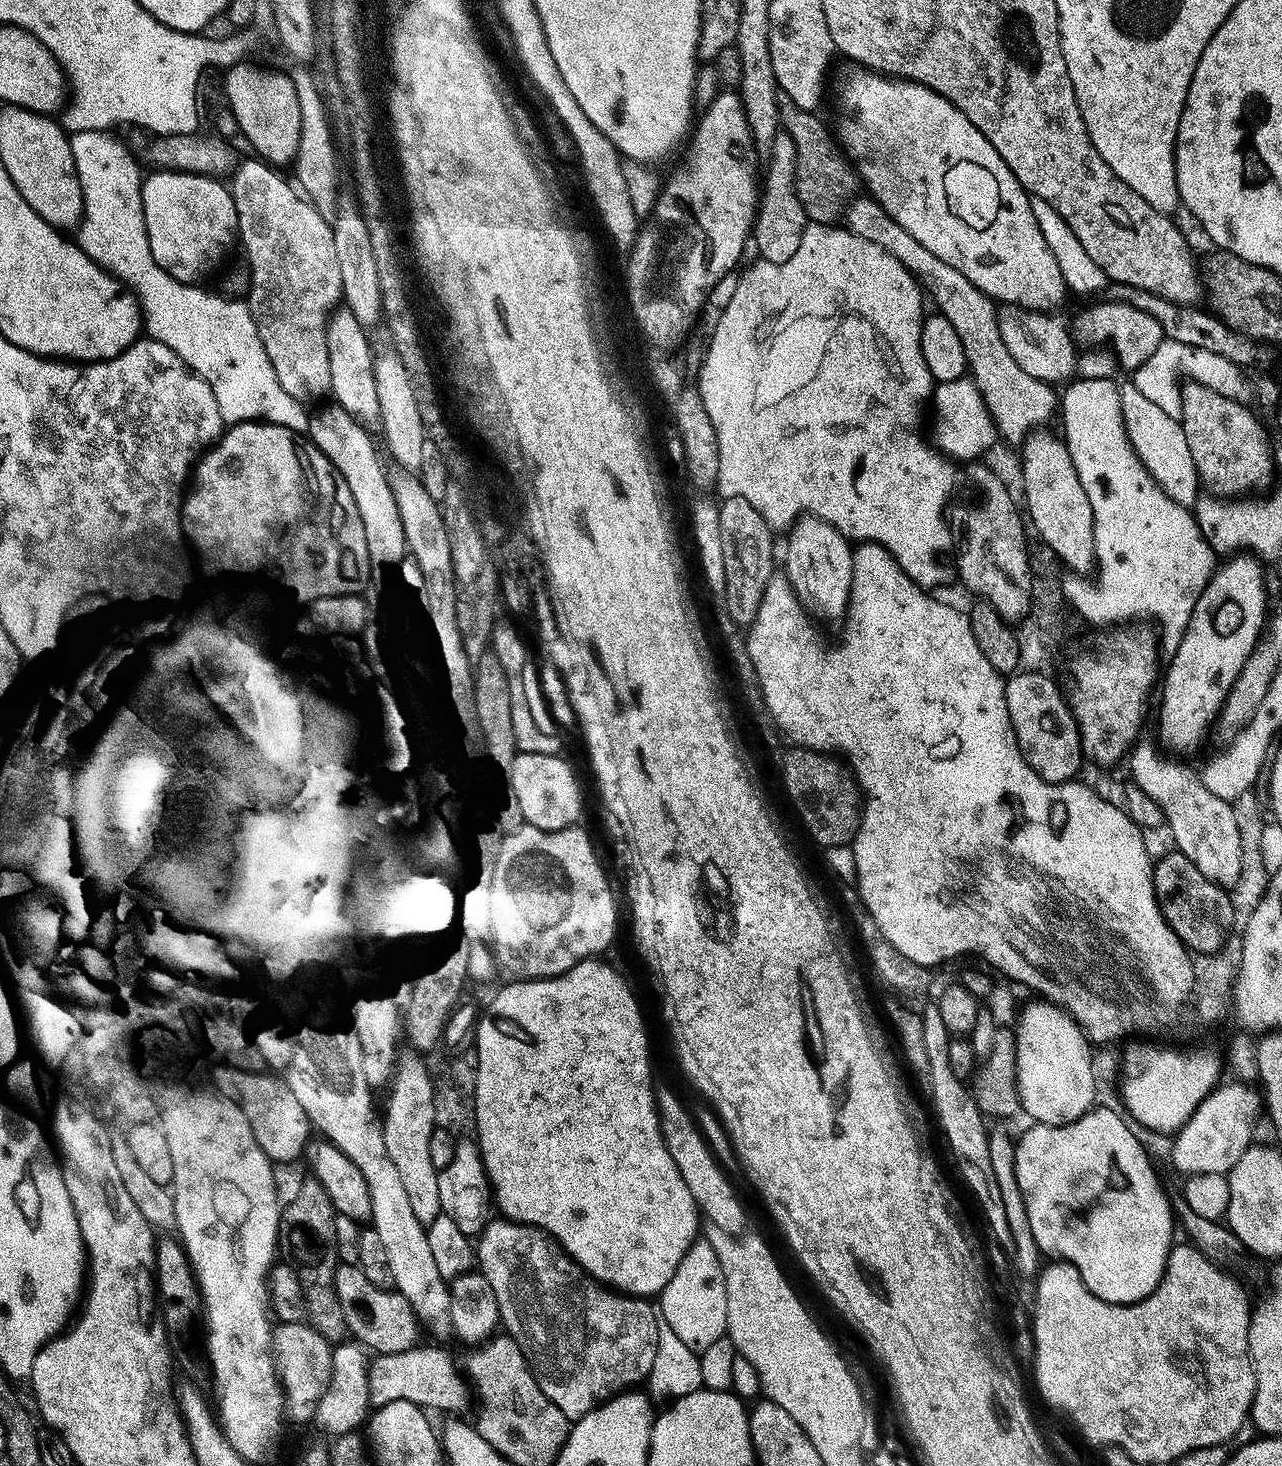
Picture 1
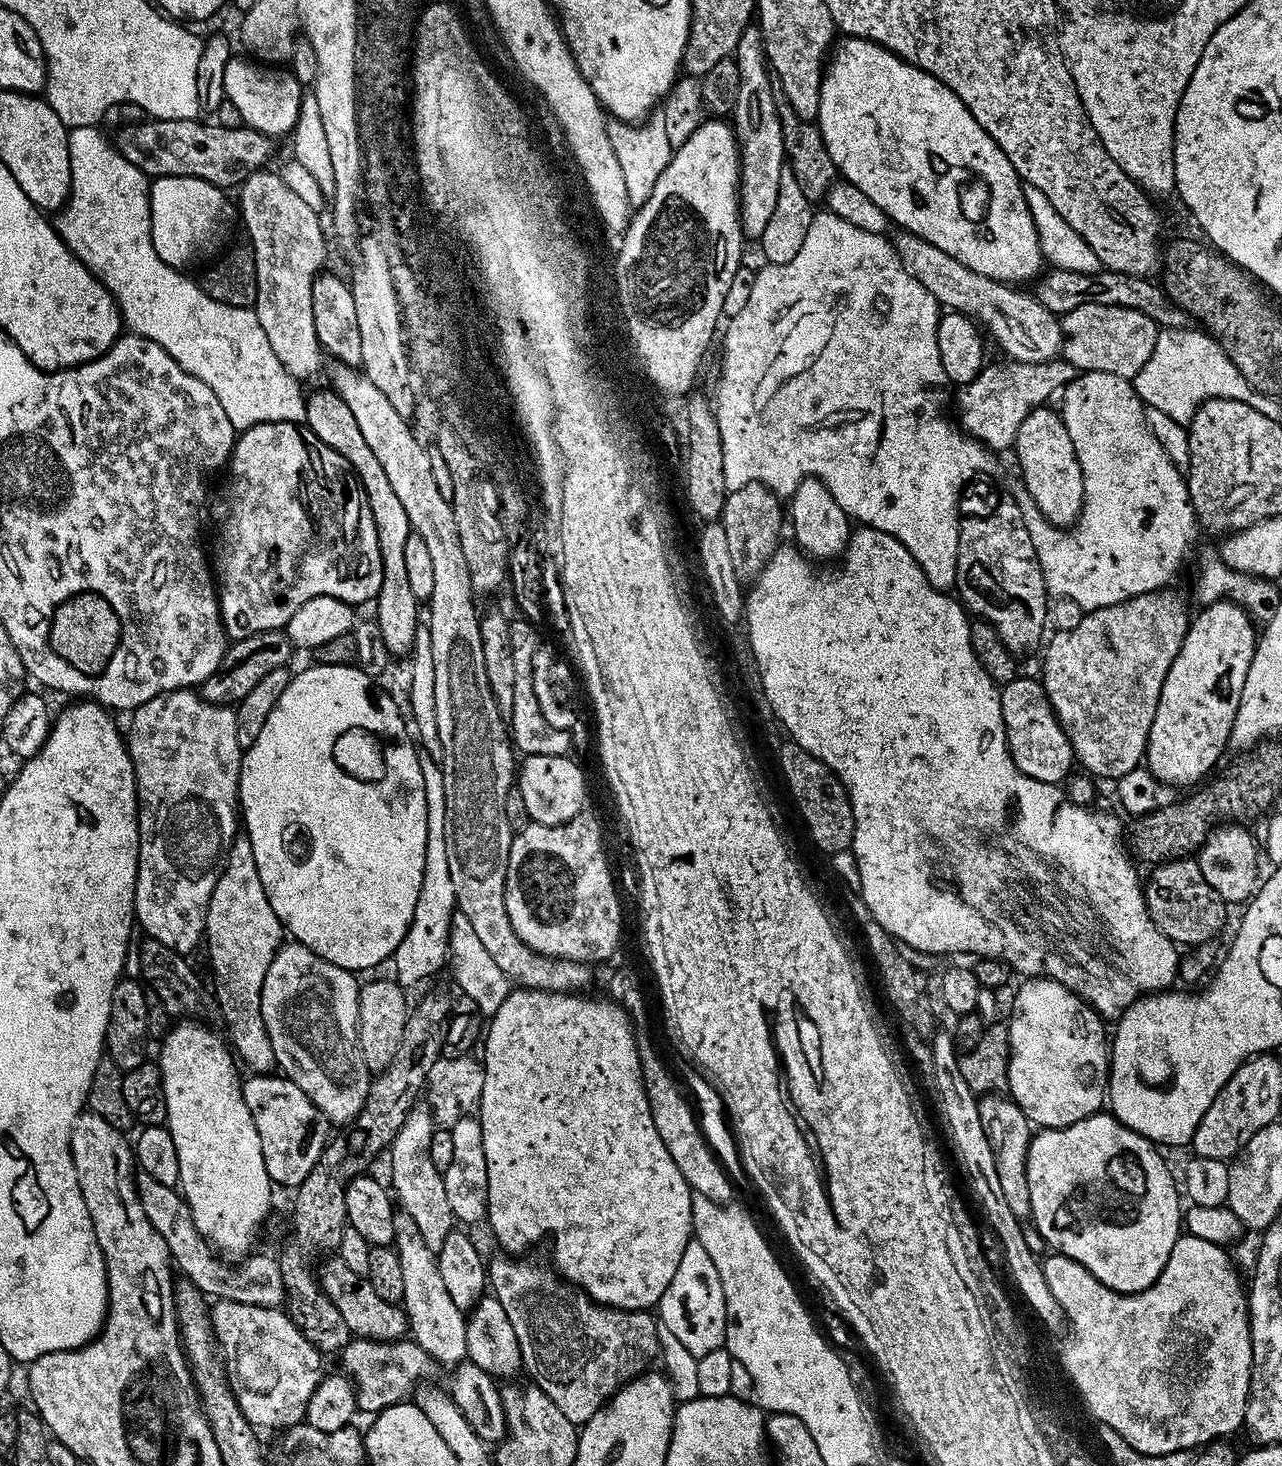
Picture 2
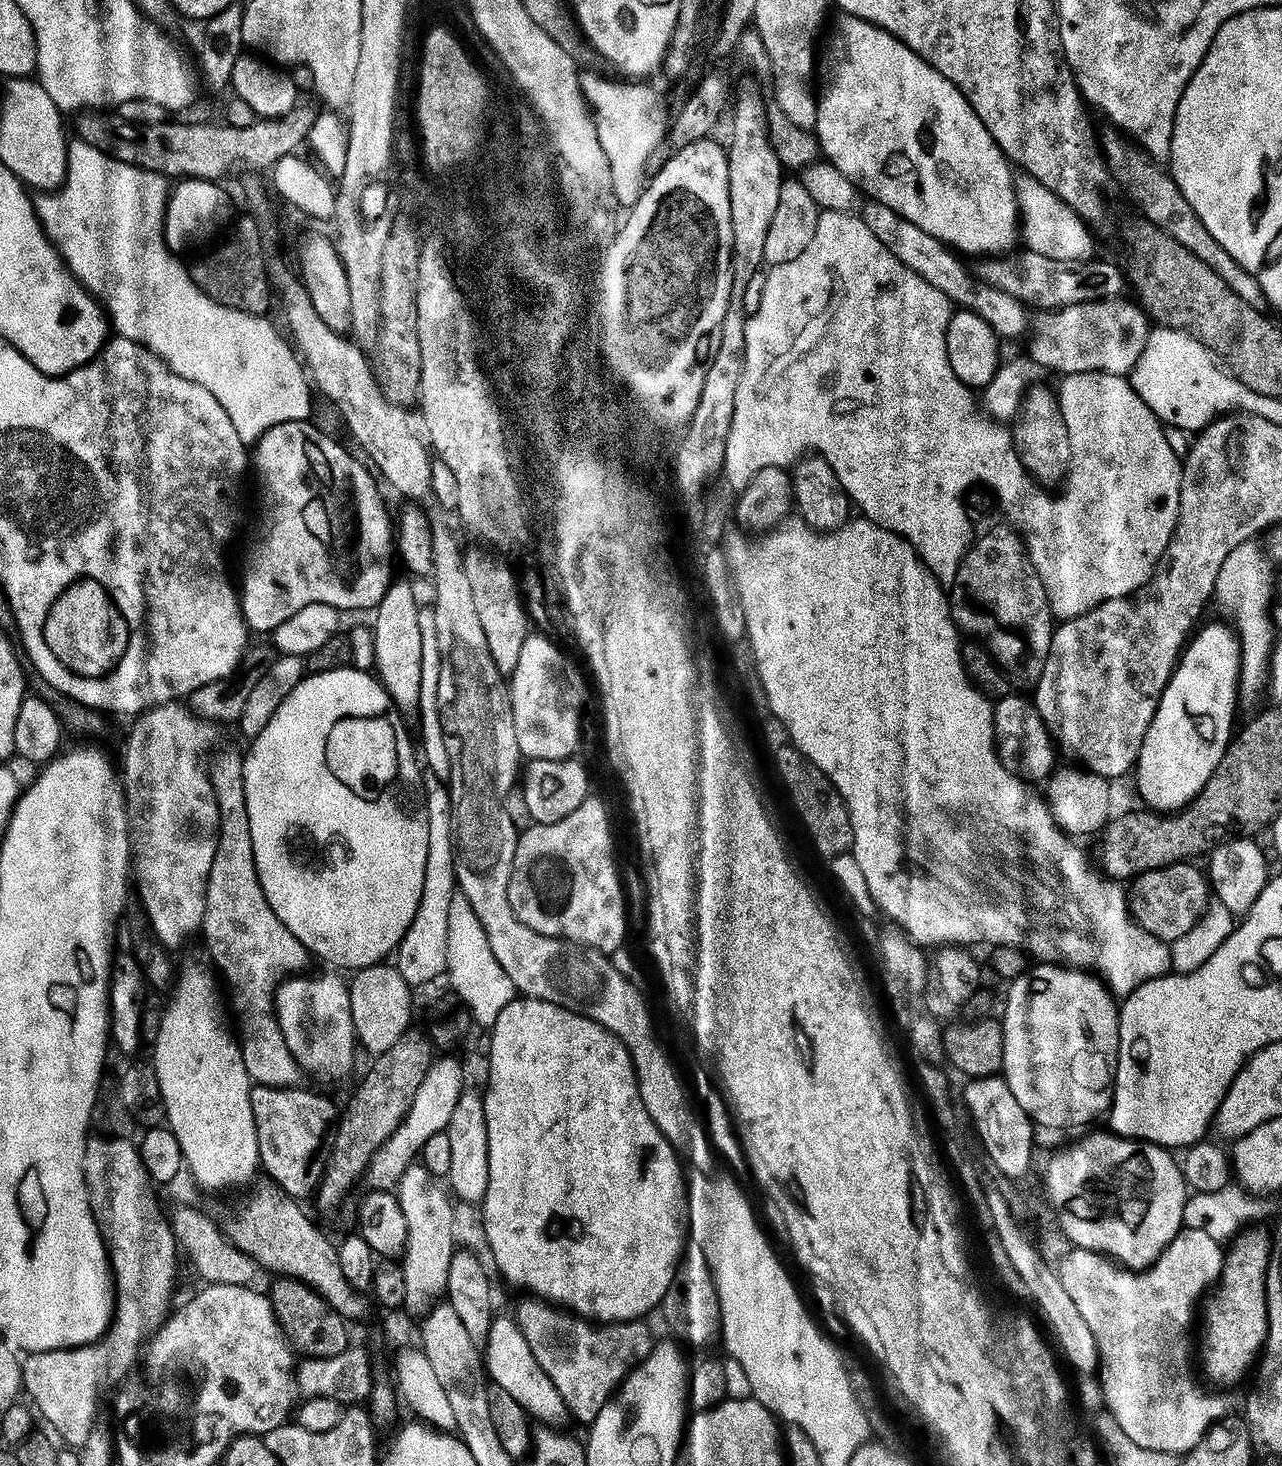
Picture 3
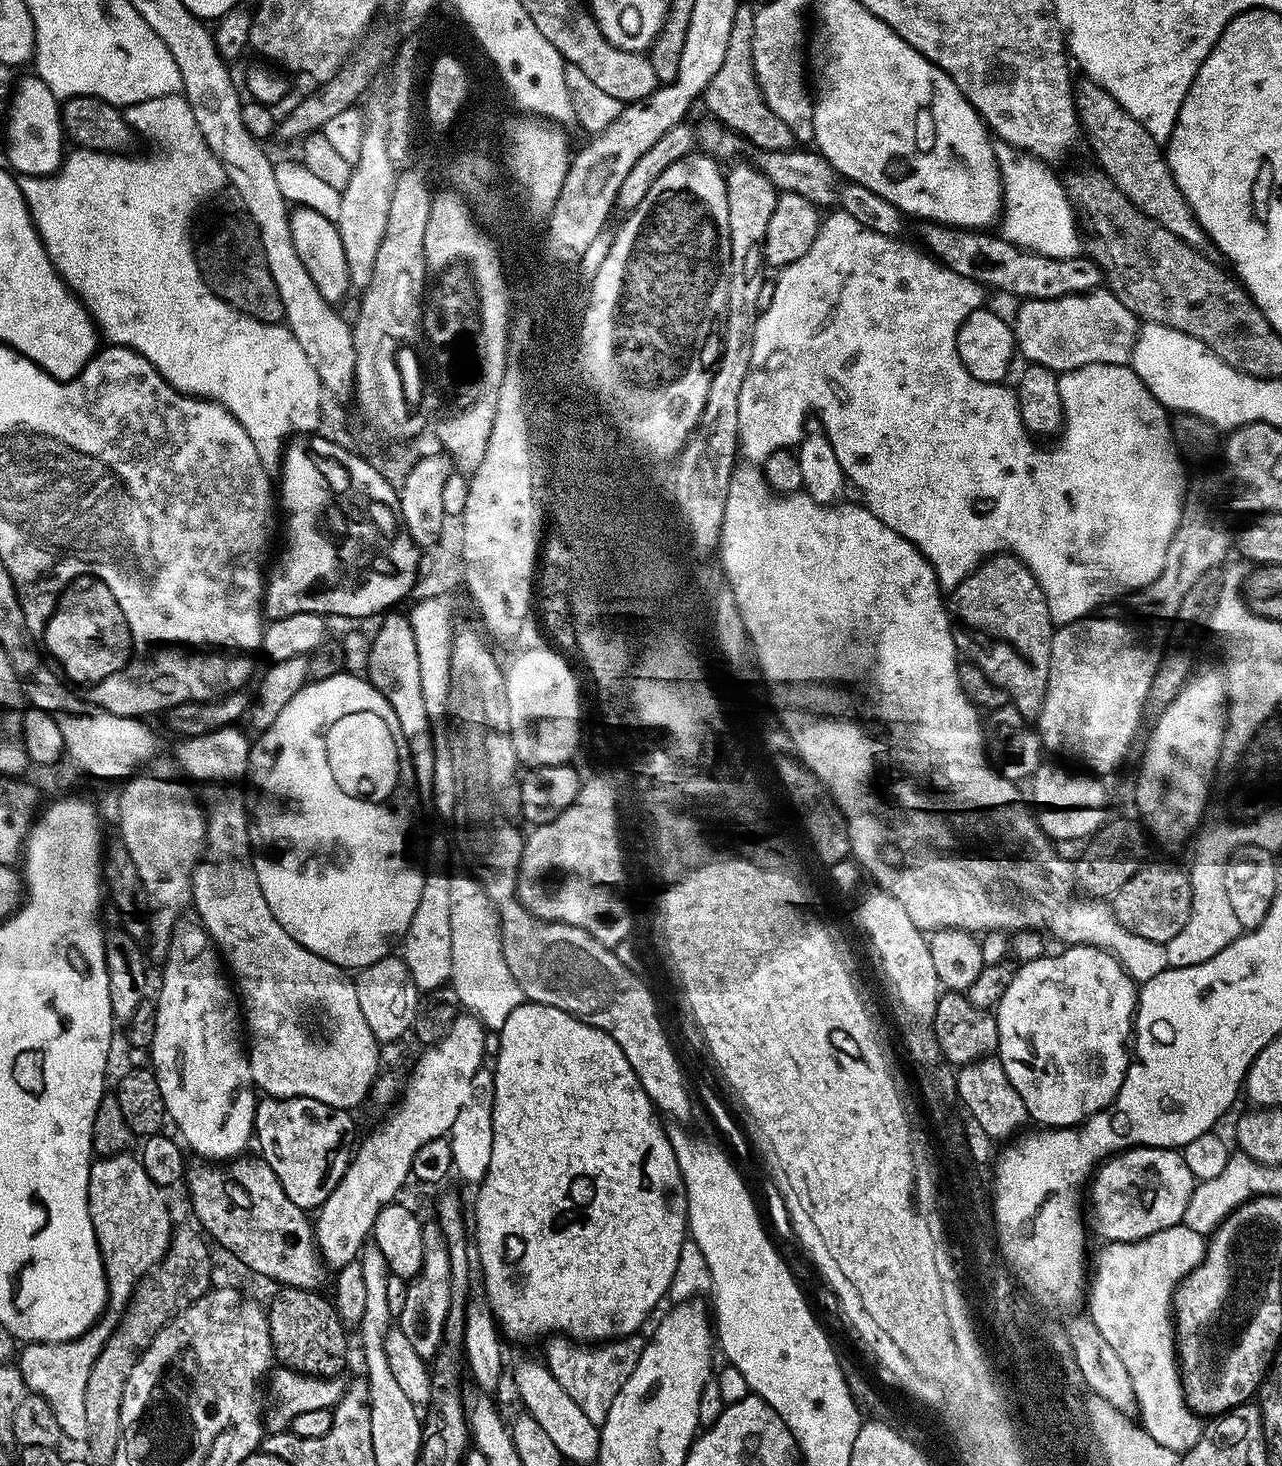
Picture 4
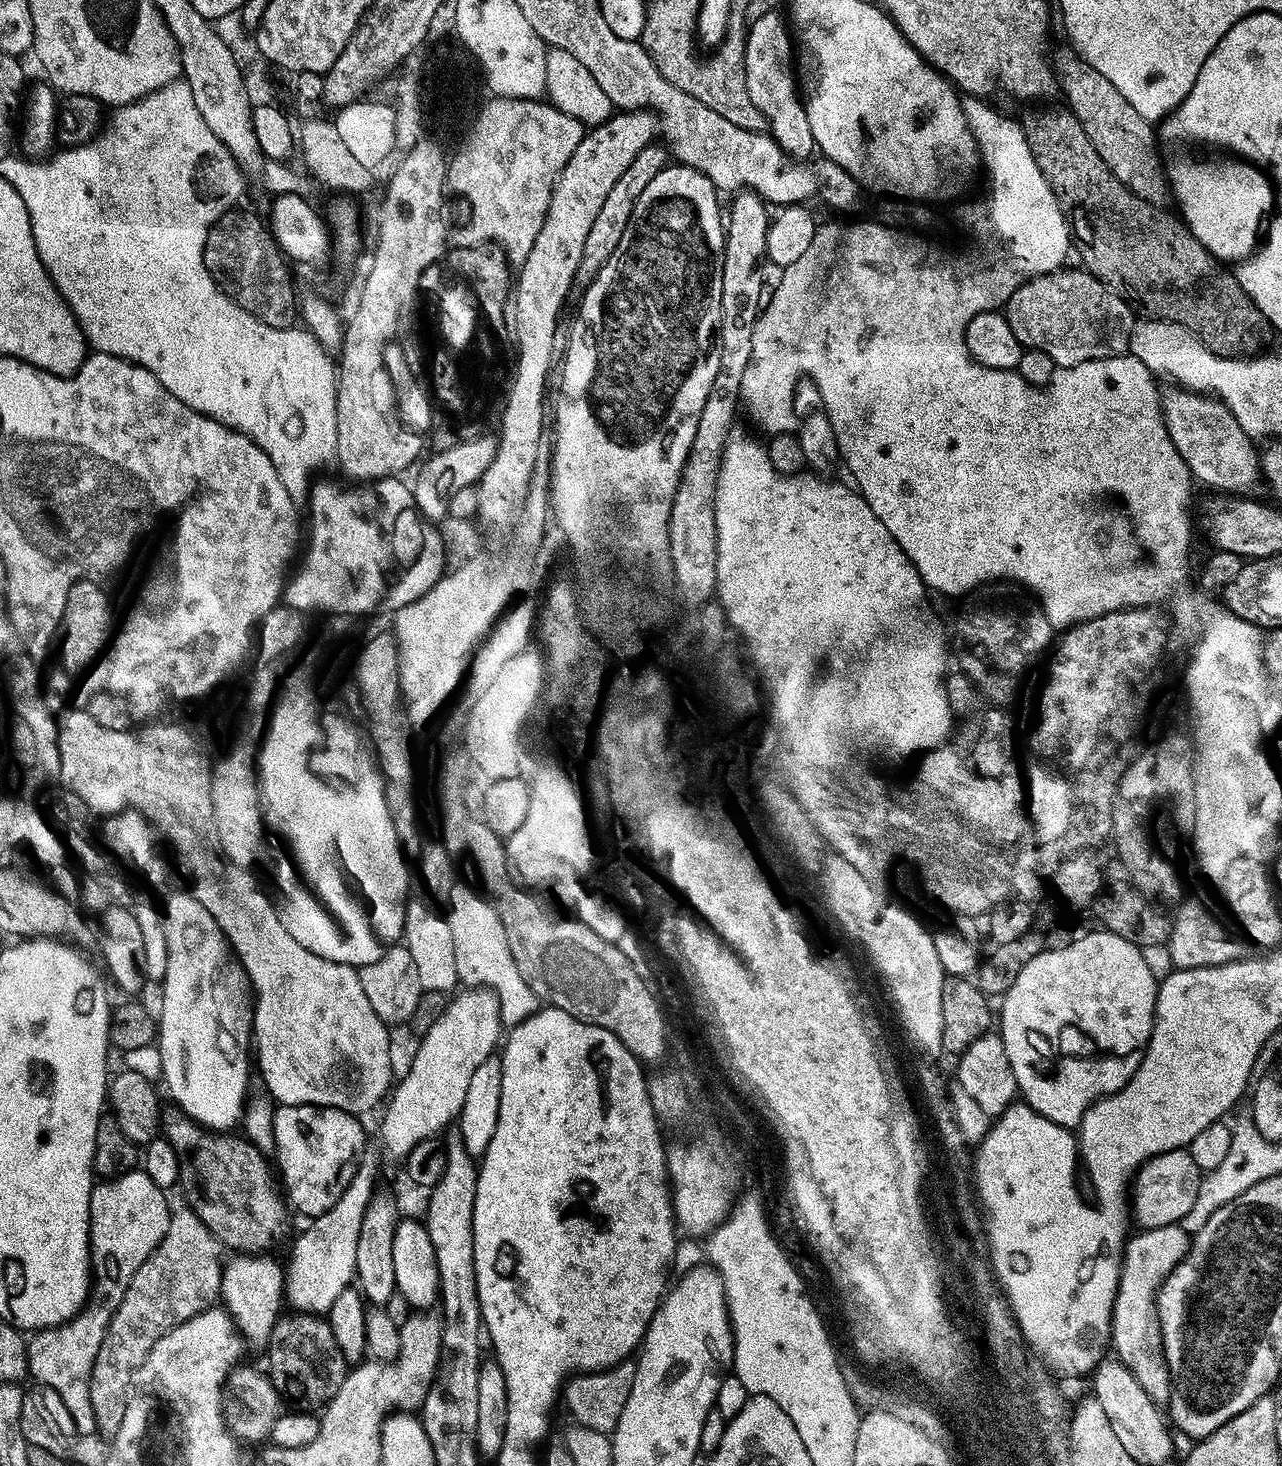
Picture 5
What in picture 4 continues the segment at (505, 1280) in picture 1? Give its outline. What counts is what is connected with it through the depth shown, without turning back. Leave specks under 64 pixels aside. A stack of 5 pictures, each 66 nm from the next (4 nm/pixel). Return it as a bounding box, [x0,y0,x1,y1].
[543,1334,646,1425]

